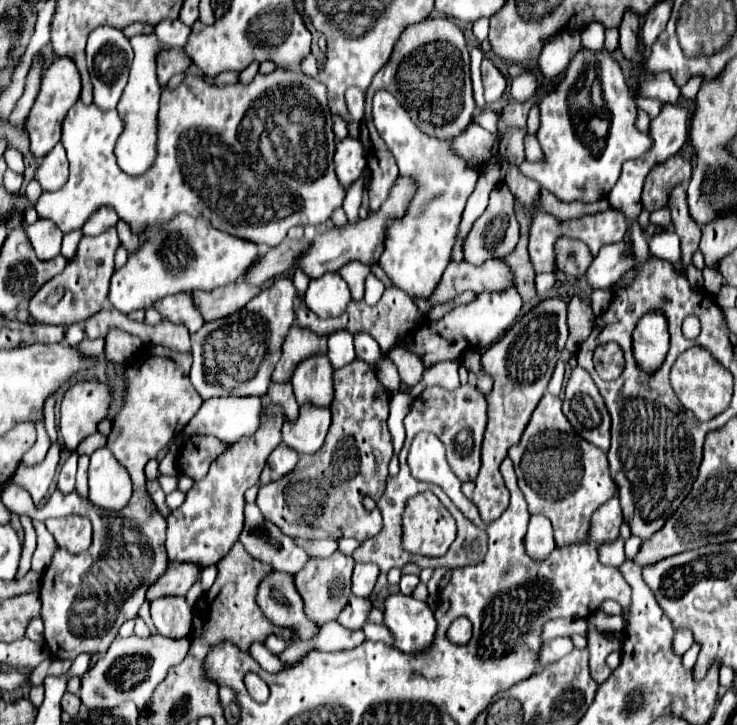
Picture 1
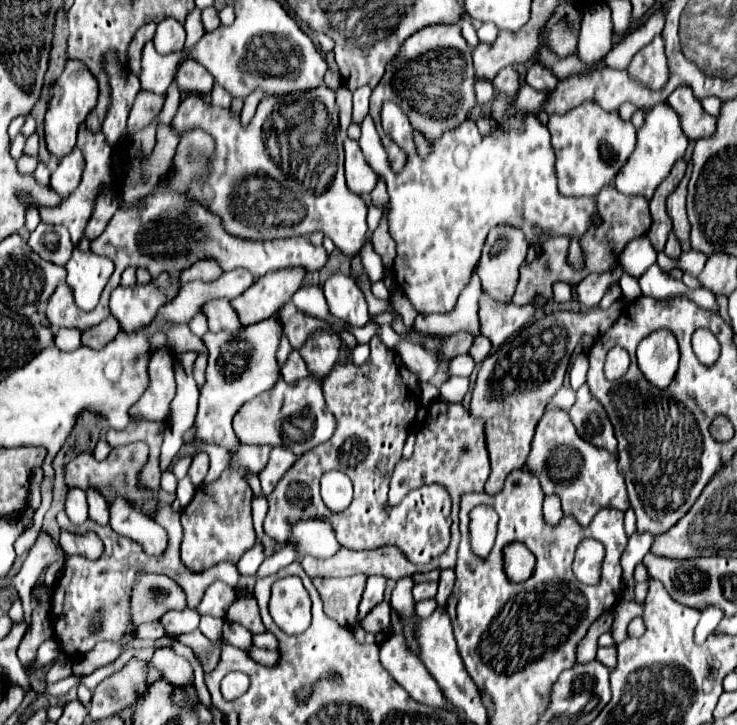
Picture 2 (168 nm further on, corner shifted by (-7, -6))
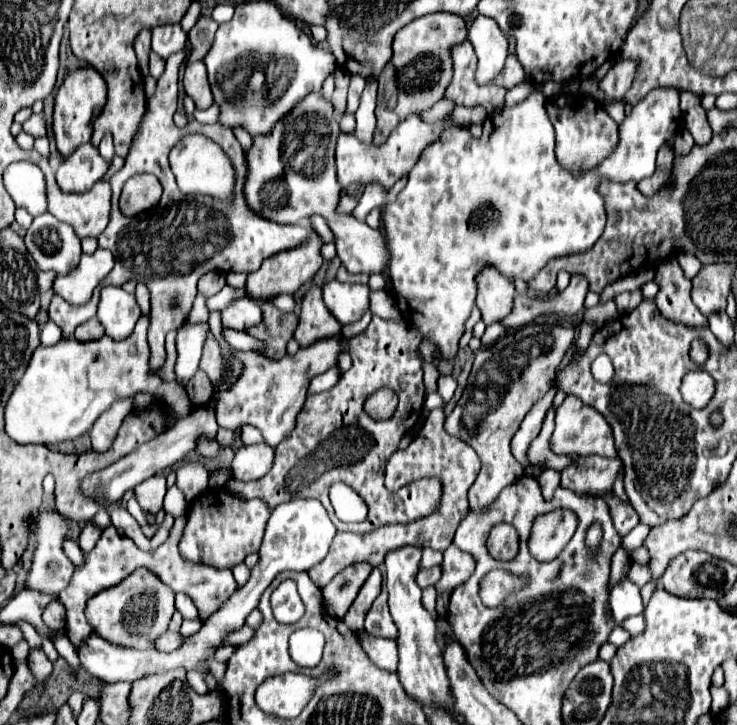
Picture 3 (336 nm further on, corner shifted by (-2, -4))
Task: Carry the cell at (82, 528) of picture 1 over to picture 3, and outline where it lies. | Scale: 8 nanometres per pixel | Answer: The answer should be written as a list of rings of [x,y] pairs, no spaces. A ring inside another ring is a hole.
[[[70,540],[70,542],[66,542],[64,544],[64,550],[66,550],[66,554],[68,554],[68,558],[76,564],[76,566],[80,566],[80,564],[84,564],[84,560],[82,560],[82,550],[80,550],[80,546],[78,546],[78,542],[74,542],[74,540]]]

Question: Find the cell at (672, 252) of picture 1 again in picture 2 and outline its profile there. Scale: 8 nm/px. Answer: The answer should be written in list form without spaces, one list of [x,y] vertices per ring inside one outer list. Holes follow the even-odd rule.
[[[646,236],[631,240],[622,251],[619,262],[624,273],[637,279],[657,261],[657,251]]]

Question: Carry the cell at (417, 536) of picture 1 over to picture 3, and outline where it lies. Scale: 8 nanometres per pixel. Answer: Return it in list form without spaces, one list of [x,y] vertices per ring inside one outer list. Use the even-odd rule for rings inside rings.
[[[372,316],[368,328],[358,334],[358,338],[354,336],[350,340],[352,368],[344,372],[338,384],[334,384],[330,390],[306,396],[290,438],[276,446],[272,470],[254,482],[228,480],[224,488],[238,498],[260,498],[272,510],[288,500],[316,498],[324,504],[330,520],[340,532],[364,534],[388,522],[406,524],[420,516],[432,514],[438,508],[442,496],[438,478],[422,478],[400,488],[398,492],[388,492],[384,486],[386,460],[394,450],[398,450],[402,436],[416,424],[426,398],[422,366],[416,356],[416,346],[420,342],[422,334],[416,326],[412,326],[412,322],[382,320]],[[384,386],[398,394],[396,414],[388,420],[372,420],[364,412],[364,400]],[[334,482],[352,486],[366,500],[370,512],[362,524],[344,524],[336,518],[328,498],[328,488]]]

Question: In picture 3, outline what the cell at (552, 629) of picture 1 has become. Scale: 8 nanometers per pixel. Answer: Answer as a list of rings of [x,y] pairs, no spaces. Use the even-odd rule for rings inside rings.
[[[616,626],[614,630],[612,630],[612,634],[610,634],[610,638],[608,638],[608,642],[612,642],[614,646],[622,646],[624,642],[628,642],[632,636],[622,628],[622,626]]]

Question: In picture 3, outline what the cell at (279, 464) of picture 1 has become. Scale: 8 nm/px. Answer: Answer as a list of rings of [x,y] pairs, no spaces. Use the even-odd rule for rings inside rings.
[[[250,444],[238,448],[232,460],[232,474],[236,480],[258,480],[262,478],[274,460],[274,448],[262,444]]]

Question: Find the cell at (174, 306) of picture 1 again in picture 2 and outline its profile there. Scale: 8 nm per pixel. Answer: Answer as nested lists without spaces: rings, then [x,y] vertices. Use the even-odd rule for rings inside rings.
[[[225,298],[209,300],[207,304],[203,304],[201,312],[207,316],[207,324],[211,332],[237,332],[243,328],[235,310],[229,306]]]

